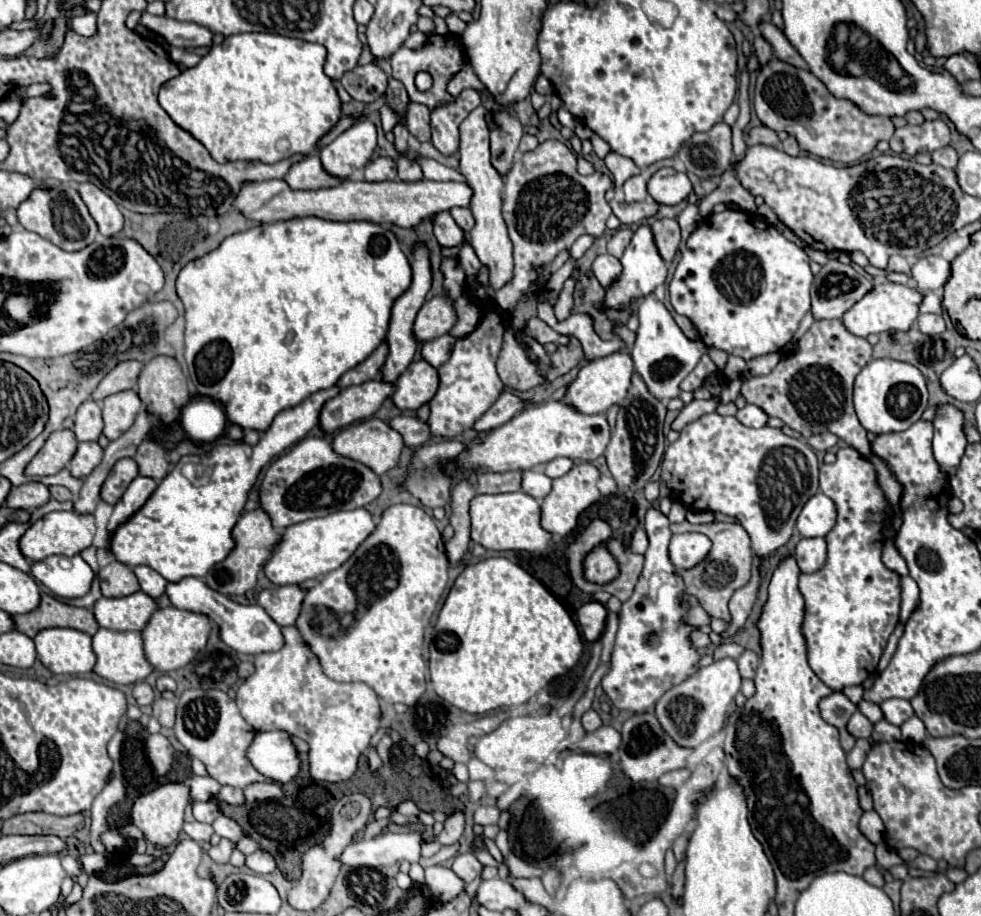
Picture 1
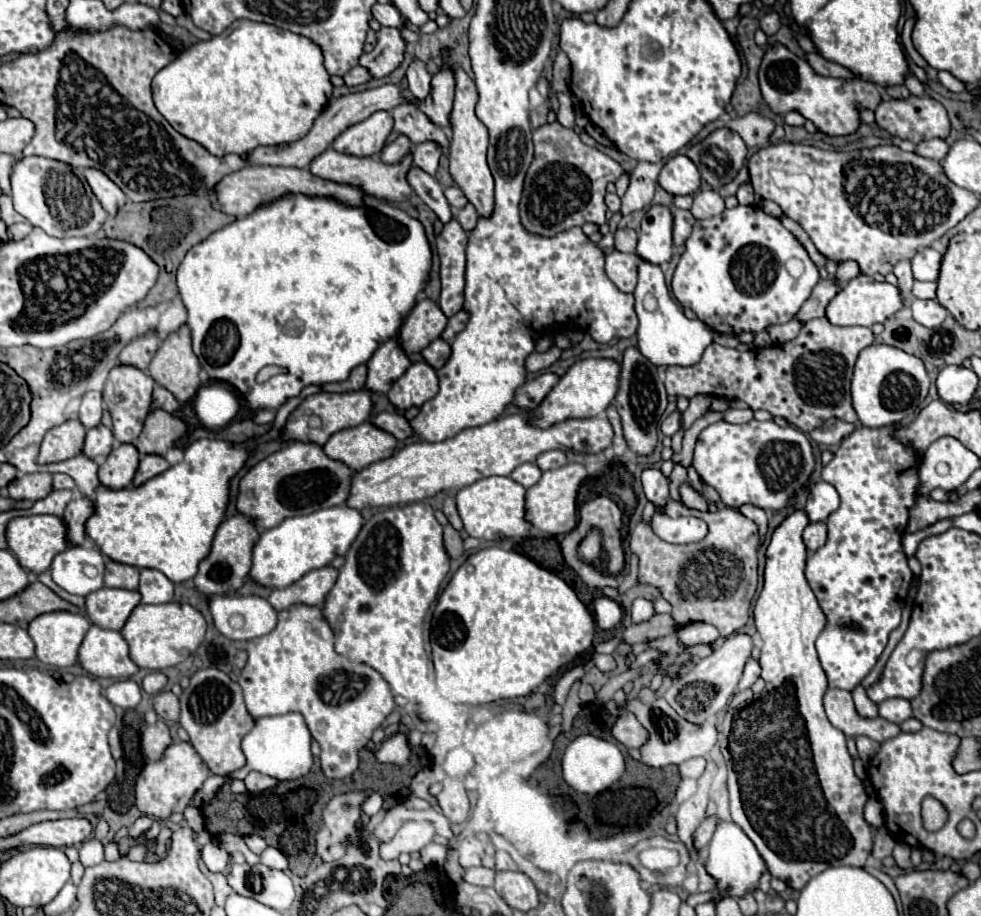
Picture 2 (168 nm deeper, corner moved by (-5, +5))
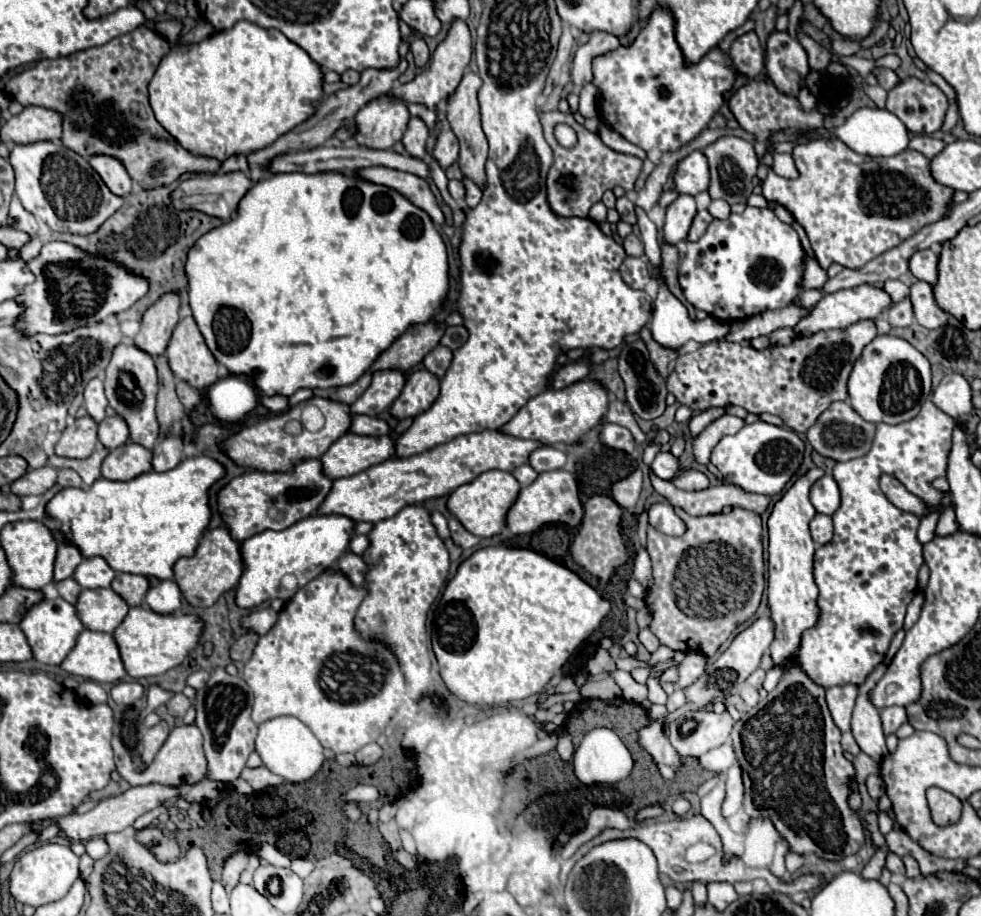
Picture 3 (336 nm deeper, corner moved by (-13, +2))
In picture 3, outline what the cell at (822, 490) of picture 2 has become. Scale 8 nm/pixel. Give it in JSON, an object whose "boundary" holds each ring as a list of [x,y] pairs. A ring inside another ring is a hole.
{"boundary":[[[824,475],[820,481],[814,483],[810,491],[812,505],[822,515],[832,515],[840,507],[840,491],[832,475]]]}

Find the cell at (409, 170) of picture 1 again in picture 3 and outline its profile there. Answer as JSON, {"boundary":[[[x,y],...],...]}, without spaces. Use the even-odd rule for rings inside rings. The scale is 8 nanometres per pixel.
{"boundary":[[[444,131],[438,135],[434,147],[432,147],[432,153],[430,153],[438,165],[446,171],[456,159],[458,159],[458,139],[454,137],[452,131]]]}

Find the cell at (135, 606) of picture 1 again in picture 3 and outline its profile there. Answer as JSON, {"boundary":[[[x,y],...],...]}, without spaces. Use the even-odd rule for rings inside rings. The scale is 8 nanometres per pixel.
{"boundary":[[[84,589],[76,603],[76,611],[86,629],[112,633],[124,621],[128,605],[114,589]]]}

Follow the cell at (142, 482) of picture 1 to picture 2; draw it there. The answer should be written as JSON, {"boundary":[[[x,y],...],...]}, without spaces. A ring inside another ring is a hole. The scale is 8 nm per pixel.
{"boundary":[[[146,454],[146,456],[142,456],[140,468],[138,468],[136,476],[134,476],[134,486],[140,486],[140,484],[144,484],[146,480],[162,474],[168,466],[170,466],[170,464],[166,462],[164,456],[158,456],[158,454]]]}

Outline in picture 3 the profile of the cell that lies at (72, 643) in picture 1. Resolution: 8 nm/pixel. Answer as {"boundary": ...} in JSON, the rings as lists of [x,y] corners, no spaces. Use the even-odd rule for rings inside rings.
{"boundary":[[[42,599],[38,605],[34,605],[24,619],[20,621],[20,627],[32,647],[34,659],[46,665],[60,665],[68,653],[74,649],[78,635],[84,631],[84,625],[78,617],[78,611],[74,605],[70,605],[64,599]]]}

